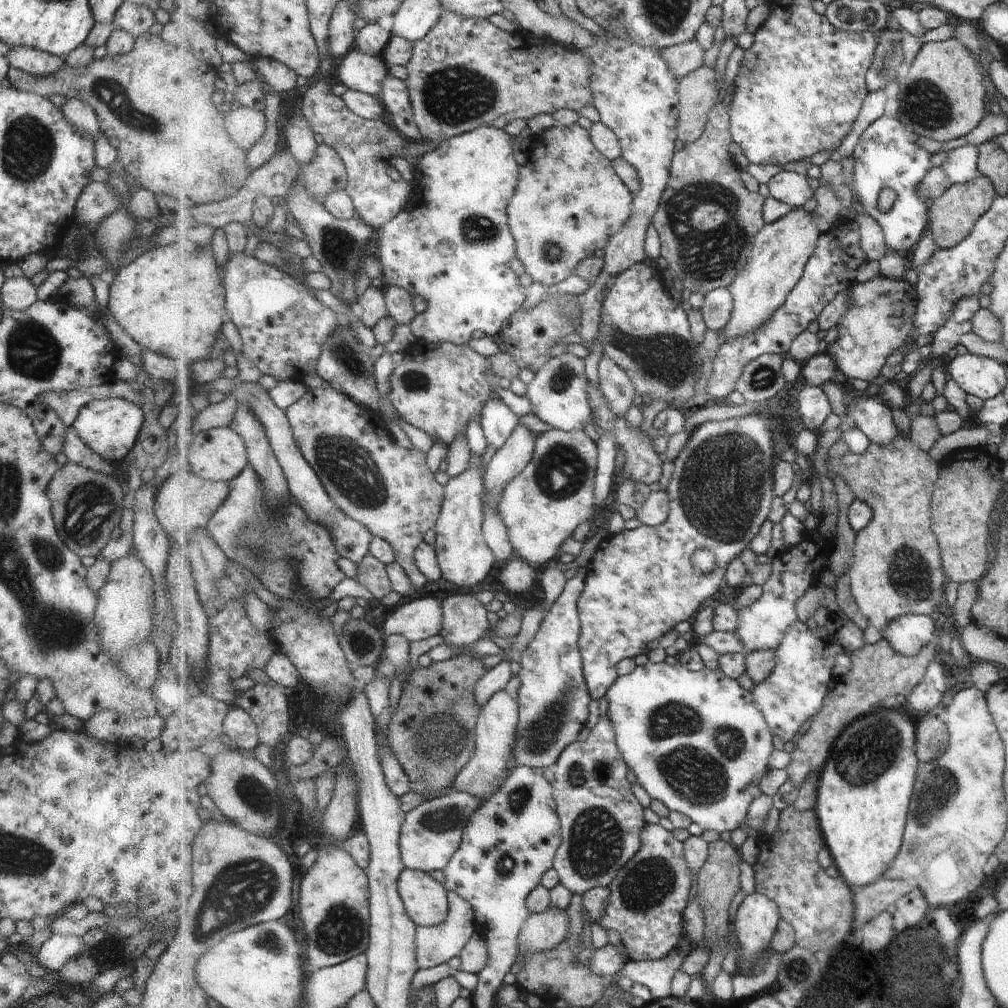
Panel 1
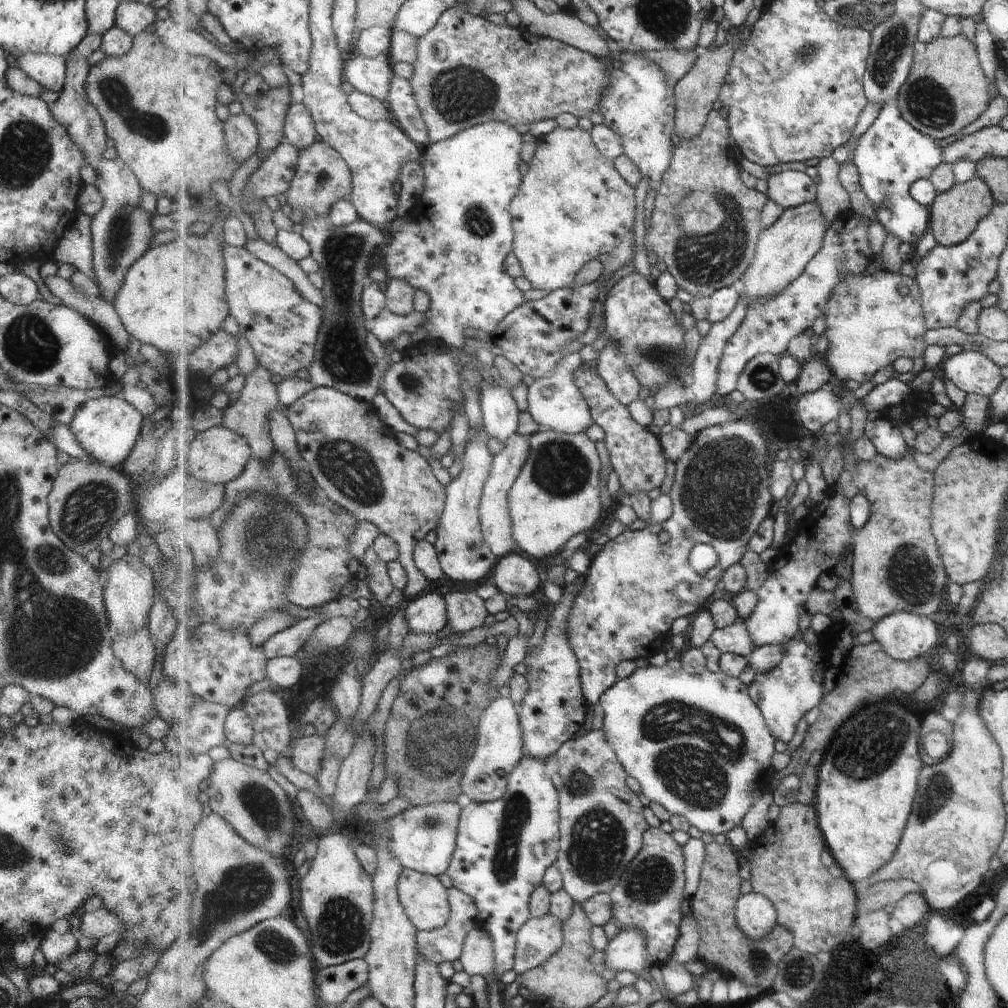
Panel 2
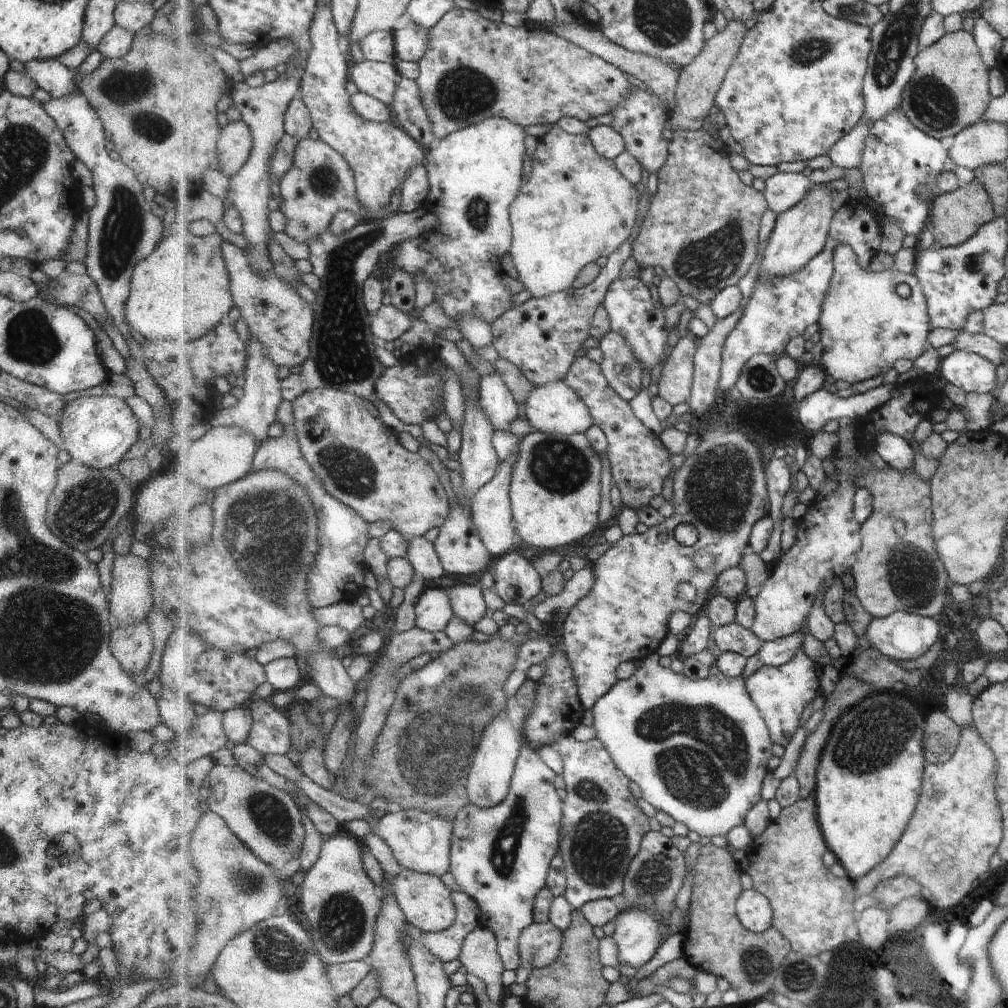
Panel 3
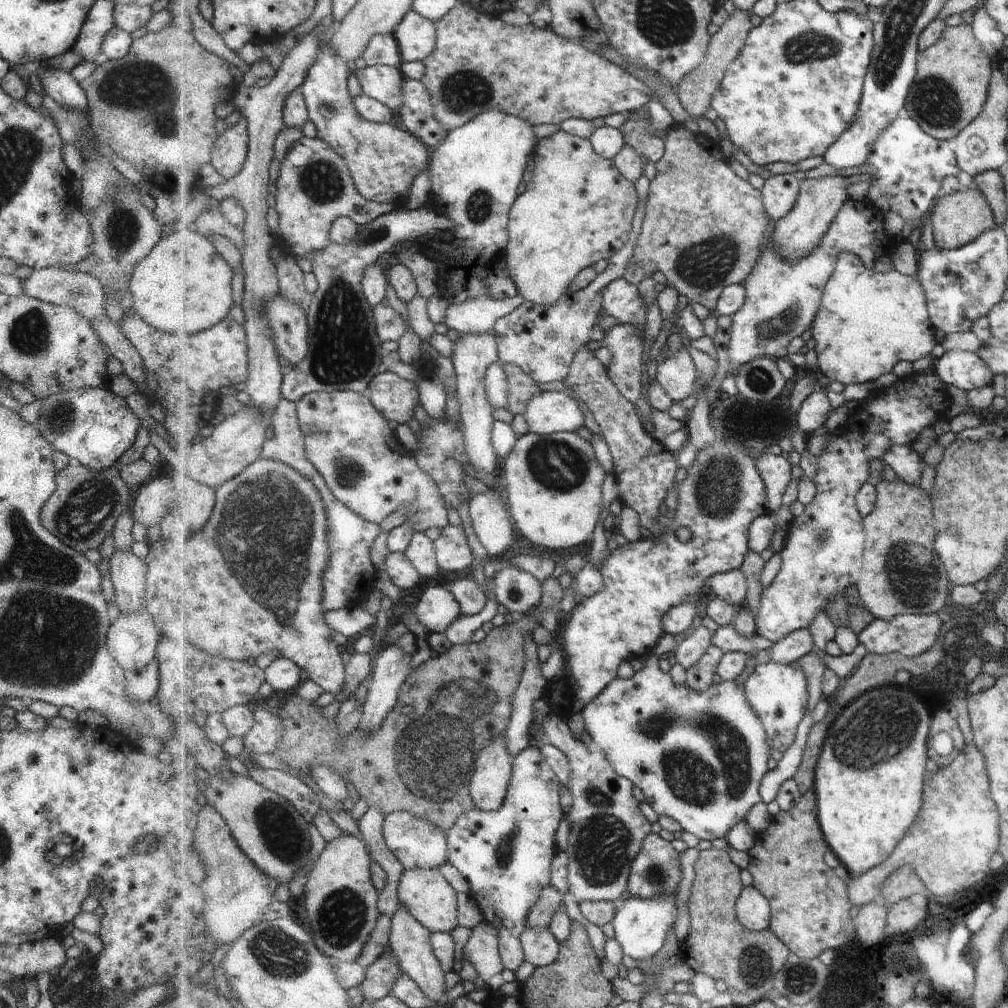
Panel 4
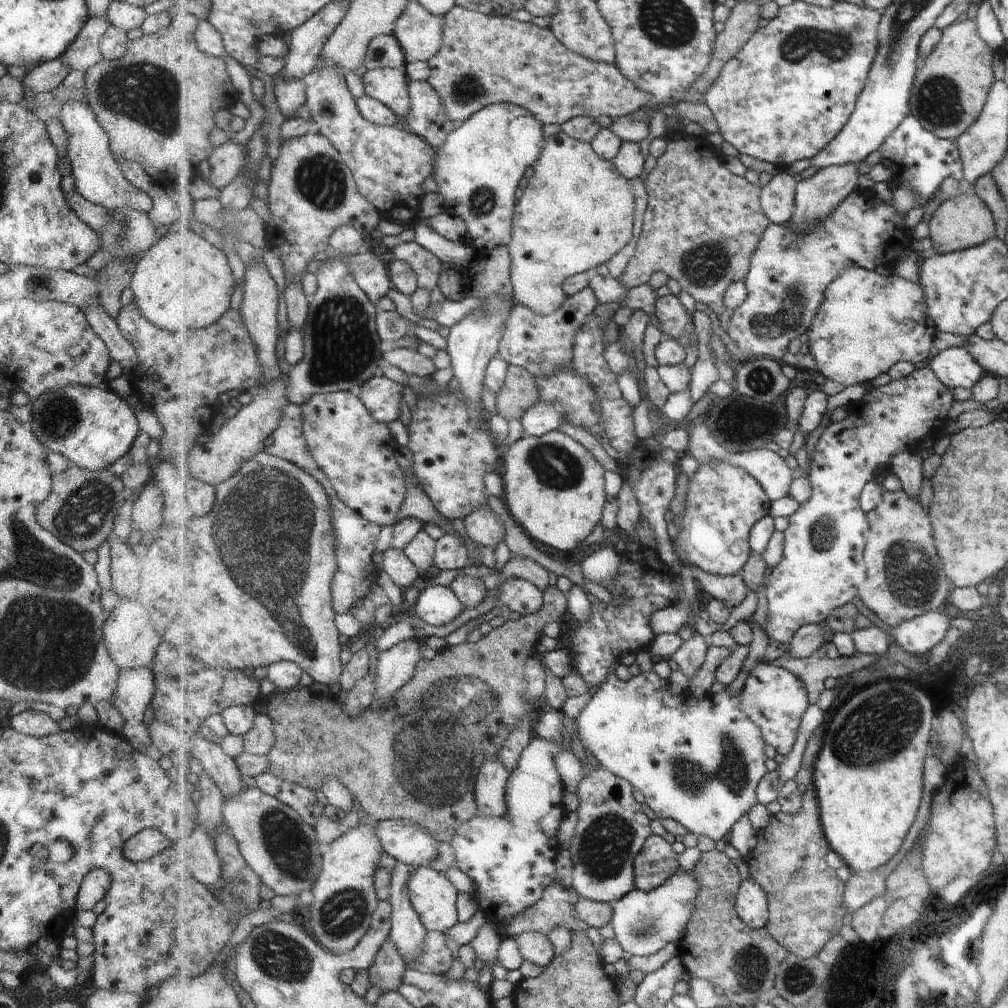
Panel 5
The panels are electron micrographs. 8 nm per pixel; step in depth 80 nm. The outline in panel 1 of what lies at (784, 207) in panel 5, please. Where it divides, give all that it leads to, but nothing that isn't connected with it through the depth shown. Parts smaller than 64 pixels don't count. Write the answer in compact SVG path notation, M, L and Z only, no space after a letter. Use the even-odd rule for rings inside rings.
M781 171L771 179L768 187L773 198L792 207L803 207L816 197L807 177L799 172Z

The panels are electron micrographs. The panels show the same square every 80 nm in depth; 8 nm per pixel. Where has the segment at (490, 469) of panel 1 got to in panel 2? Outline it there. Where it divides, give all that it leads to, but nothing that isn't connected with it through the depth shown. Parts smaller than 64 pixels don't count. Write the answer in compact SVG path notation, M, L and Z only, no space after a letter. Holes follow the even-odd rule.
M518 433L508 438L503 452L494 458L493 470L484 486L484 493L480 502L480 523L484 530L485 540L499 559L511 553L522 554L522 550L513 536L509 493L515 481L520 477L521 469L530 455L531 445L528 438L529 436L521 436Z

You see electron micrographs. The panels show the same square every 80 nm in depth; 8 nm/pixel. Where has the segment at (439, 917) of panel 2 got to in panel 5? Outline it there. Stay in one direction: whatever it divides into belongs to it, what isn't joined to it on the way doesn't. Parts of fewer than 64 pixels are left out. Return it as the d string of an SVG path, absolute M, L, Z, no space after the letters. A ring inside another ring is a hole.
M419 867L408 887L411 902L428 931L448 932L460 921L457 888L442 871Z

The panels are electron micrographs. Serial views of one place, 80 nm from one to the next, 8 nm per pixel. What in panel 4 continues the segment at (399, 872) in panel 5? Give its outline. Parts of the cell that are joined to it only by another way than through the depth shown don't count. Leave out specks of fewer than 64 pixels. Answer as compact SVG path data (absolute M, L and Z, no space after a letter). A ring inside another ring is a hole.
M401 904L399 910L392 918L392 933L390 934L390 949L396 955L399 964L405 969L405 972L415 979L421 988L433 1000L437 1000L439 994L447 992L443 986L442 966L435 956L430 941L432 932L423 926L404 906Z

